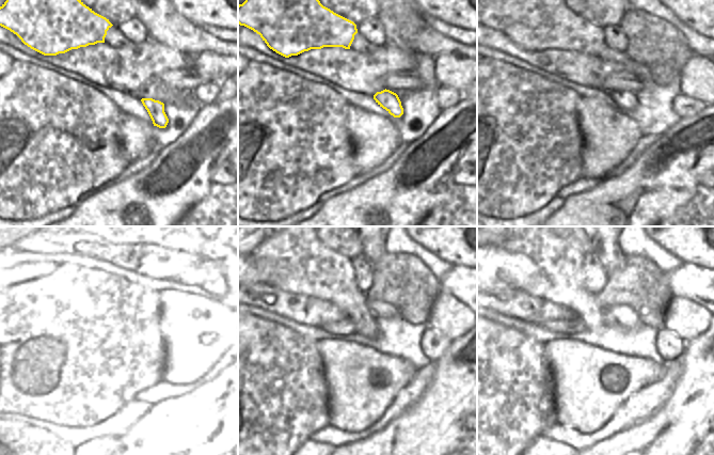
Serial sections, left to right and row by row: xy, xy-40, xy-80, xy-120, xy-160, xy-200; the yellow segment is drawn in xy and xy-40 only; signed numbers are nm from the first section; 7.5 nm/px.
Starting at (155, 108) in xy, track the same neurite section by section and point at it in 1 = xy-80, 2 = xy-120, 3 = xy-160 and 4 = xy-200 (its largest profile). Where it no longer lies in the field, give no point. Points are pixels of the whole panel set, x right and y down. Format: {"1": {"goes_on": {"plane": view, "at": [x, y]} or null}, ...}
{"1": {"goes_on": {"plane": "xy-80", "at": [625, 100]}}, "2": {"goes_on": {"plane": "xy-120", "at": [52, 252]}}, "3": {"goes_on": {"plane": "xy-160", "at": [305, 266]}}, "4": {"goes_on": {"plane": "xy-200", "at": [559, 279]}}}

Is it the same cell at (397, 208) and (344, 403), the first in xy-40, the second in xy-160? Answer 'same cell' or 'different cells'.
different cells

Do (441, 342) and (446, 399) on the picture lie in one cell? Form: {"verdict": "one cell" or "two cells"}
{"verdict": "two cells"}

